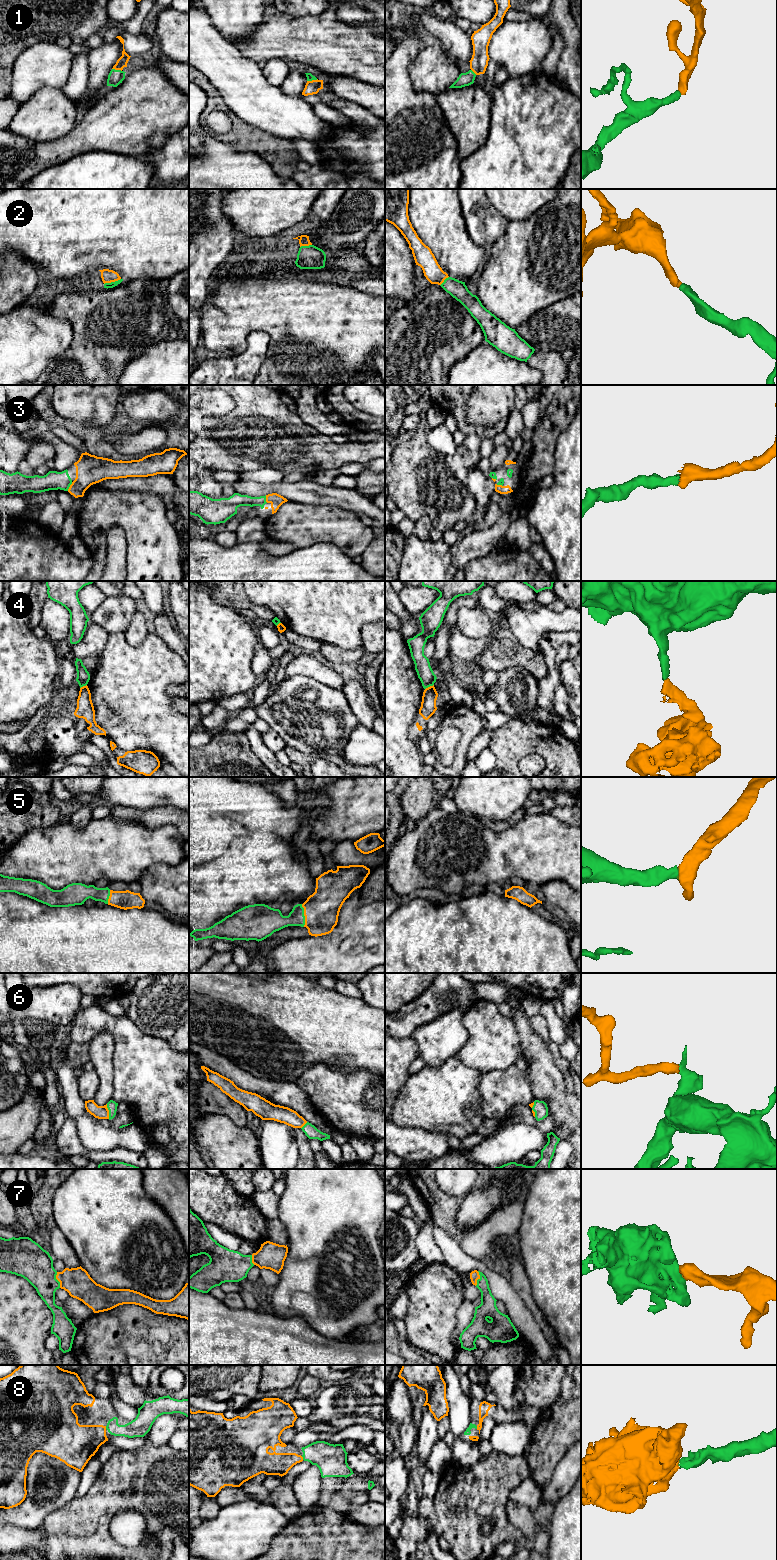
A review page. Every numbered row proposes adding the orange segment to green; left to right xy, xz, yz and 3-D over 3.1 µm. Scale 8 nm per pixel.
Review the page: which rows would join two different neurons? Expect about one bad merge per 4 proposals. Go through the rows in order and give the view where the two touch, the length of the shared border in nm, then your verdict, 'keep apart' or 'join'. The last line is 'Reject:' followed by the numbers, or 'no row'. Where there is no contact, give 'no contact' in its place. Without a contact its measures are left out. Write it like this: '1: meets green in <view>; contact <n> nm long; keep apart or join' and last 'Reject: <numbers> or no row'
1: meets green in xz; contact 90 nm long; join
2: meets green in xy; contact 140 nm long; join
3: meets green in xy; contact 80 nm long; join
4: meets green in yz; contact 80 nm long; keep apart
5: meets green in xz; contact 190 nm long; join
6: meets green in xy; contact 120 nm long; join
7: meets green in xy; contact 130 nm long; join
8: meets green in xz; contact 40 nm long; join
Reject: 4

